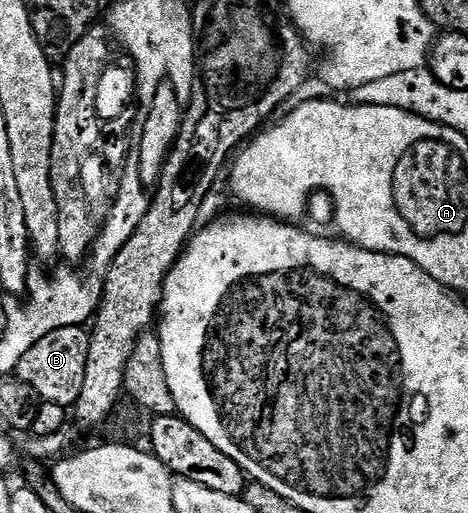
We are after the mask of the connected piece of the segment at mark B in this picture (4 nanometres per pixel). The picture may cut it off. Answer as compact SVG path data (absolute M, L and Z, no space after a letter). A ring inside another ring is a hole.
M83 326L60 327L44 335L44 339L40 339L40 343L36 343L36 347L32 347L24 355L24 359L20 359L16 375L24 383L32 383L43 401L73 407L80 399L80 391L84 387L84 369L88 367L89 346L90 335Z

